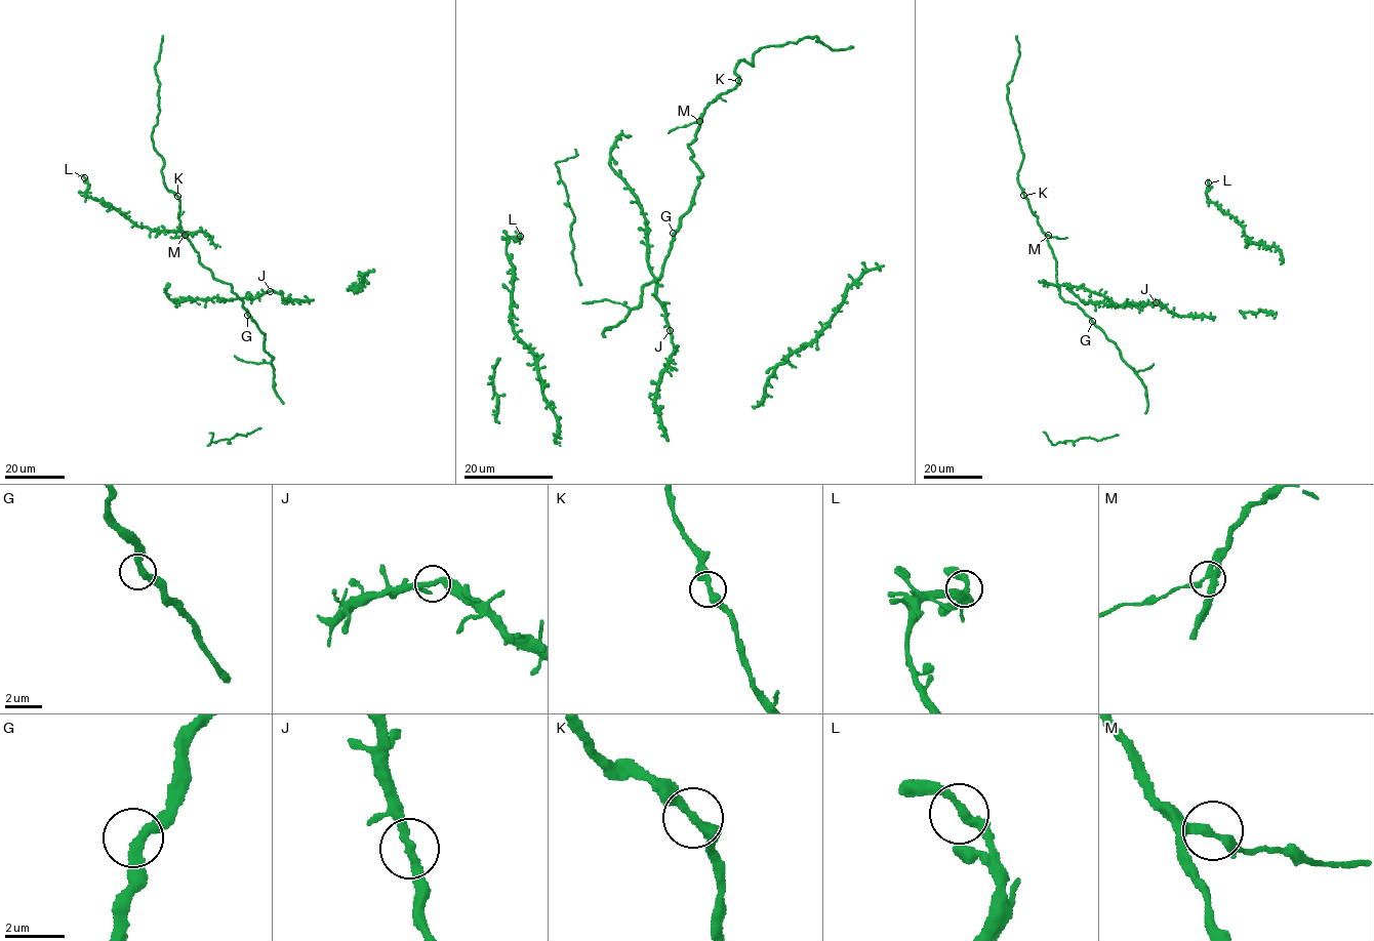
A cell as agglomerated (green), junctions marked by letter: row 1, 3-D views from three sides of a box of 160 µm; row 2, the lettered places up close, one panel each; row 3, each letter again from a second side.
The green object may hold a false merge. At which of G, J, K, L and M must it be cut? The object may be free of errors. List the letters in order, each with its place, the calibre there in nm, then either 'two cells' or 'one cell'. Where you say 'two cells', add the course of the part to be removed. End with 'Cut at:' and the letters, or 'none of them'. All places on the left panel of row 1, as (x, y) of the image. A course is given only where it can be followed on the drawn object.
G: (247, 315) | 320 nm | one cell
J: (270, 291) | 300 nm | one cell
K: (177, 196) | 300 nm | one cell
L: (84, 177) | 280 nm | one cell
M: (185, 235) | 300 nm | one cell
Cut at: none of them

